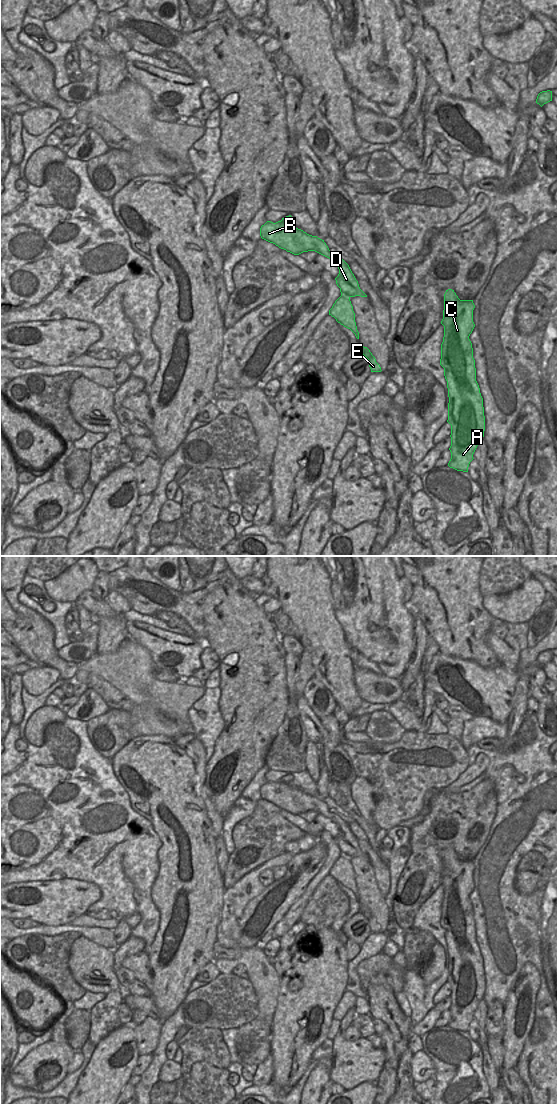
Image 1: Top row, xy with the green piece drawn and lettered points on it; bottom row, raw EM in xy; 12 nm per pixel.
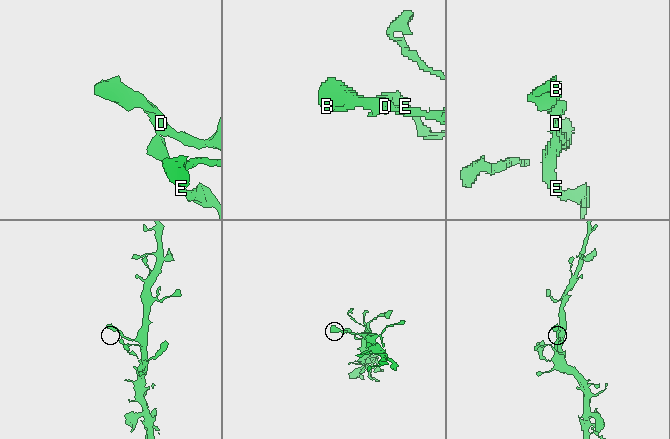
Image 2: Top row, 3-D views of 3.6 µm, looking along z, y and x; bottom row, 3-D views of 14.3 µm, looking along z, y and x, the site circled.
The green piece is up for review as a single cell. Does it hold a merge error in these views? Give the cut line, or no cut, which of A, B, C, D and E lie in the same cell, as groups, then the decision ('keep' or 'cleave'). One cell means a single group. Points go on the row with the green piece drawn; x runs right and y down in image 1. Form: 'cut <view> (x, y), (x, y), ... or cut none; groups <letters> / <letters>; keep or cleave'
cut none; groups A B C D E; keep

